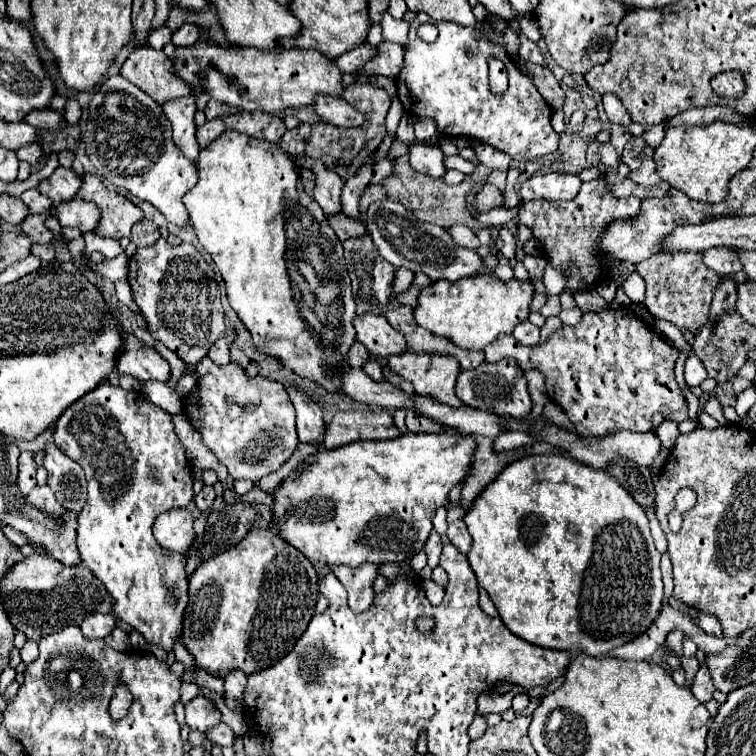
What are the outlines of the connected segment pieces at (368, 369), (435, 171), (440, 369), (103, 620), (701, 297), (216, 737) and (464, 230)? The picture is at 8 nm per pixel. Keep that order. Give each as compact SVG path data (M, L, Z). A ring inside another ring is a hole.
M368 358L368 360L364 362L364 366L362 366L362 368L364 368L364 372L366 372L372 380L378 380L378 382L380 382L380 380L384 378L384 376L382 376L382 372L380 372L380 364L378 364L376 360L372 360L372 358Z
M414 142L408 146L408 160L416 172L424 172L432 178L442 178L446 168L442 162L444 154L438 146L426 142Z
M404 352L400 356L390 356L388 368L390 372L412 382L418 394L432 394L440 402L452 404L454 408L464 404L454 394L454 384L460 372L460 364L452 356Z
M90 614L84 618L84 622L80 624L82 632L86 638L90 640L100 640L106 638L116 626L116 618L114 614Z
M674 252L668 256L656 254L636 264L635 269L646 282L644 304L648 306L648 312L654 318L668 320L676 324L680 330L692 330L692 332L696 332L708 320L710 300L722 276L716 276L716 272L712 272L702 264L700 252Z
M220 722L220 724L218 724L218 728L212 728L212 730L210 730L210 734L208 734L206 738L208 738L210 742L220 744L220 746L232 746L232 744L234 744L234 740L236 740L238 736L234 734L234 730L232 730L228 724Z
M454 224L448 232L450 232L452 240L456 240L456 244L460 244L462 248L476 250L476 248L480 247L480 241L476 238L476 234L468 226L464 226L464 224Z

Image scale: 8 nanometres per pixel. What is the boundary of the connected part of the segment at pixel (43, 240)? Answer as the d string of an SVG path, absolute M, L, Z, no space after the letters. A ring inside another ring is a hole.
M38 214L38 216L26 216L20 224L22 232L30 238L30 242L38 242L38 244L50 244L52 238L52 230L46 228L46 214Z

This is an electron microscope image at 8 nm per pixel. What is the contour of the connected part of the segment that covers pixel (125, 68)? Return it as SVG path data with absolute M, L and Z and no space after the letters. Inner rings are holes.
M140 44L140 48L130 52L120 68L120 74L142 88L158 104L192 94L192 88L174 76L172 60L148 44Z

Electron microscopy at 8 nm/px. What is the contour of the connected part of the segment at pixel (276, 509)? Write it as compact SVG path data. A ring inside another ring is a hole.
M404 434L400 438L394 440L384 440L384 442L352 442L346 444L344 448L320 448L316 454L312 454L310 460L302 462L298 466L296 472L292 472L276 490L274 490L274 506L272 506L272 530L276 530L280 534L280 538L288 544L292 544L294 548L298 548L312 564L328 564L328 566L336 566L336 564L346 564L346 566L360 566L366 562L372 564L388 564L388 562L404 562L404 560L412 560L414 554L418 554L422 550L422 542L426 542L430 530L432 530L432 516L436 512L436 508L440 508L446 500L446 494L452 490L454 484L462 482L464 476L468 474L468 466L472 462L472 452L476 448L476 442L470 436L464 438L454 438L450 434Z

